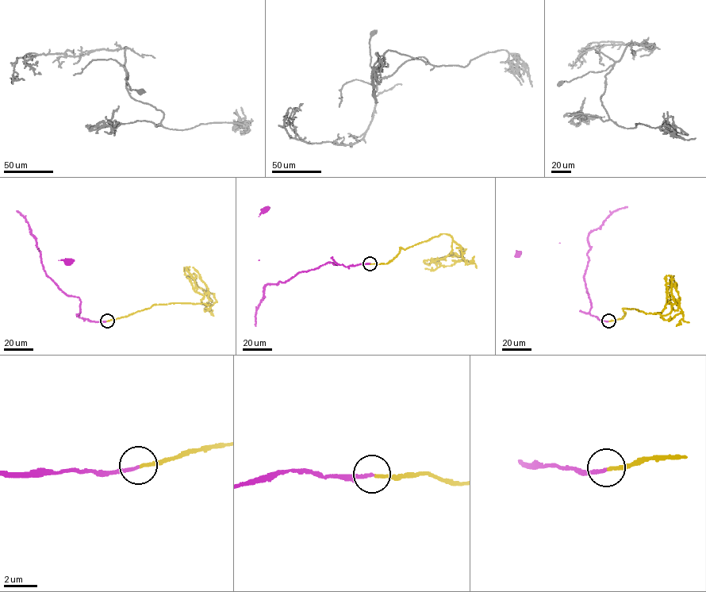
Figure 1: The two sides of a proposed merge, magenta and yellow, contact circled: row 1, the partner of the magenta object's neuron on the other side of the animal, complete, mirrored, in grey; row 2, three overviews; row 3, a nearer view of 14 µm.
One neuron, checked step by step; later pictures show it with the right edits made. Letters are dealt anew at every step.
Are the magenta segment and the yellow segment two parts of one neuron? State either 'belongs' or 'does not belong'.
belongs

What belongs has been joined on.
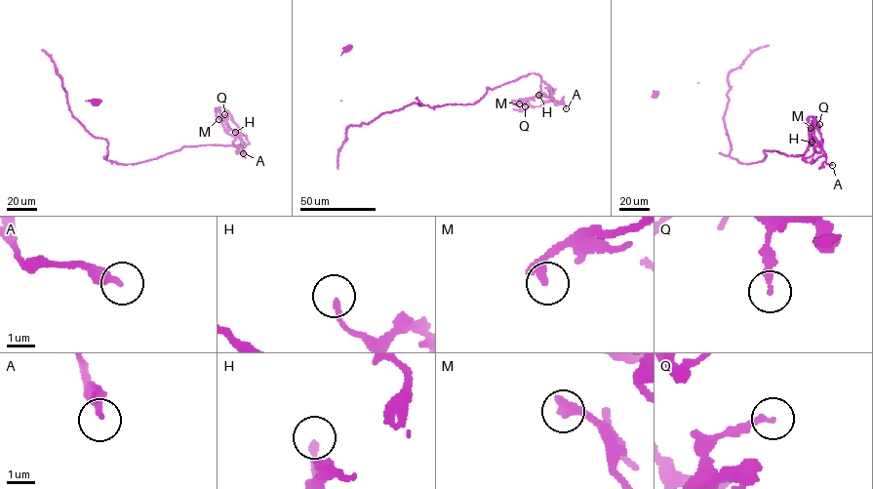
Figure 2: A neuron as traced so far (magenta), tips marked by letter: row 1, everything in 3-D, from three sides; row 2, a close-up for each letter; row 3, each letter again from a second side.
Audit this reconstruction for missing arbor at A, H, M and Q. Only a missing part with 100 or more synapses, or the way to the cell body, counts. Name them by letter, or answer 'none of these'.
none of these

